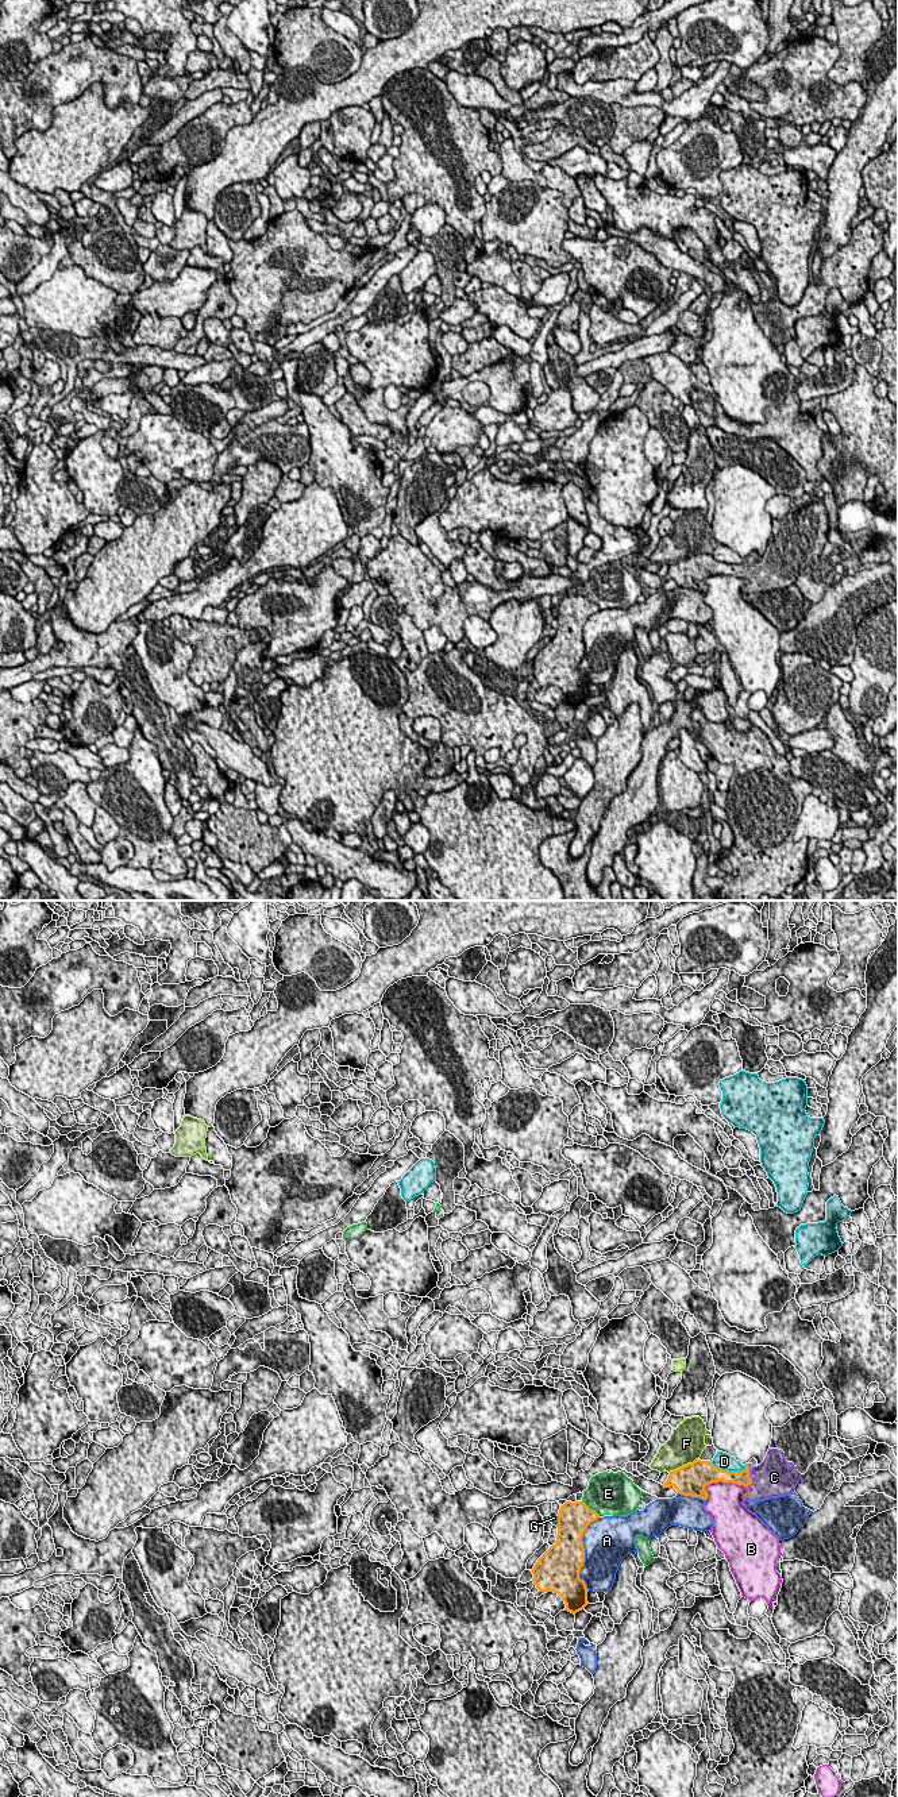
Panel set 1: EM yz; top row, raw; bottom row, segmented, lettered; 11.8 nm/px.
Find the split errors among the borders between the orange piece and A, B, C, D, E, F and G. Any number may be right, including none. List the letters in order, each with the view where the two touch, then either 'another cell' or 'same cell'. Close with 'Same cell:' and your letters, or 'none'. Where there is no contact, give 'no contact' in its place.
A: meets orange in yz; another cell
B: meets orange in yz; another cell
C: meets orange in yz; same cell
D: meets orange in yz; another cell
E: meets orange in yz; another cell
F: meets orange in yz; another cell
G: meets orange in yz; another cell
Same cell: C

